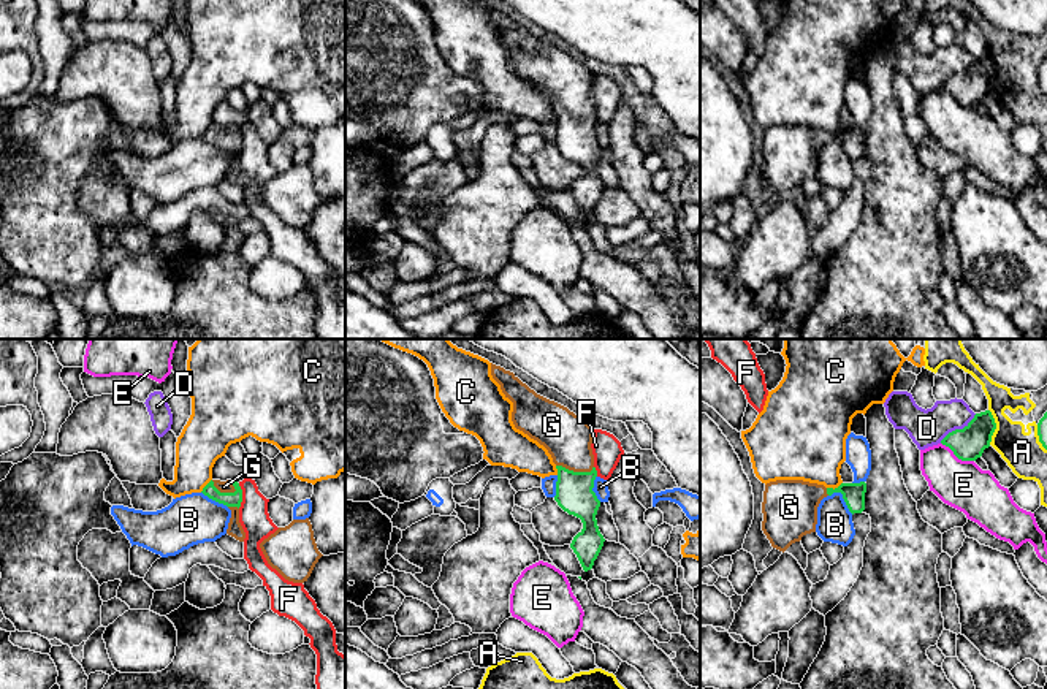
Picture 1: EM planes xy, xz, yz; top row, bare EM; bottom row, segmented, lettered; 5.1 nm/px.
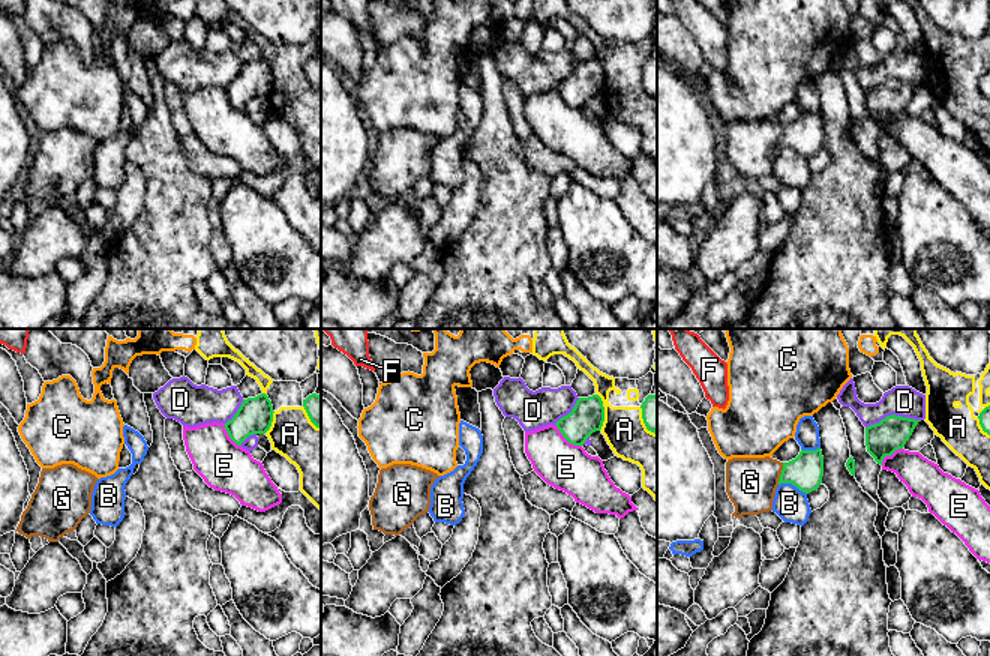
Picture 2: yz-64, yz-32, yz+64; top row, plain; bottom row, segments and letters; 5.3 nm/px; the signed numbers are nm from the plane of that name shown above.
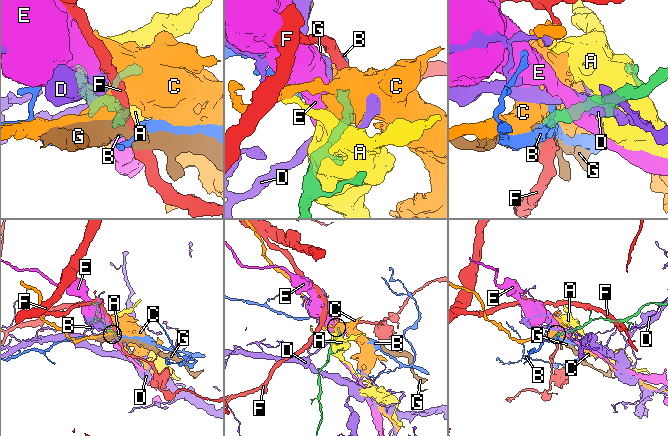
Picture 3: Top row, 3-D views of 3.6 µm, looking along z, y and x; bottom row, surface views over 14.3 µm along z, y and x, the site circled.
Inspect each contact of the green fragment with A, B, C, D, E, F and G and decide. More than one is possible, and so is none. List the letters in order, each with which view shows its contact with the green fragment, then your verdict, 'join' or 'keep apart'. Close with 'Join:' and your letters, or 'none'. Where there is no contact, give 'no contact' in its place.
A: yz | keep apart
B: yz | keep apart
C: yz | keep apart
D: yz | keep apart
E: yz | keep apart
F: xy | keep apart
G: xz | join
Join: G

